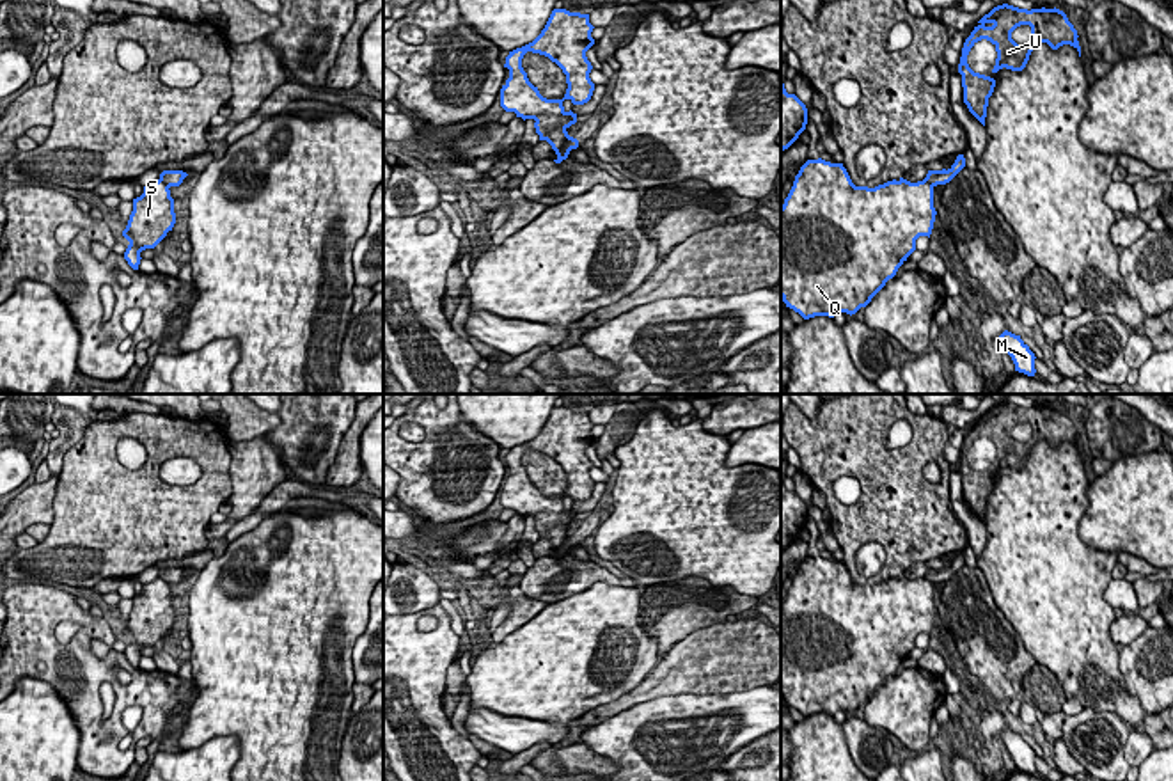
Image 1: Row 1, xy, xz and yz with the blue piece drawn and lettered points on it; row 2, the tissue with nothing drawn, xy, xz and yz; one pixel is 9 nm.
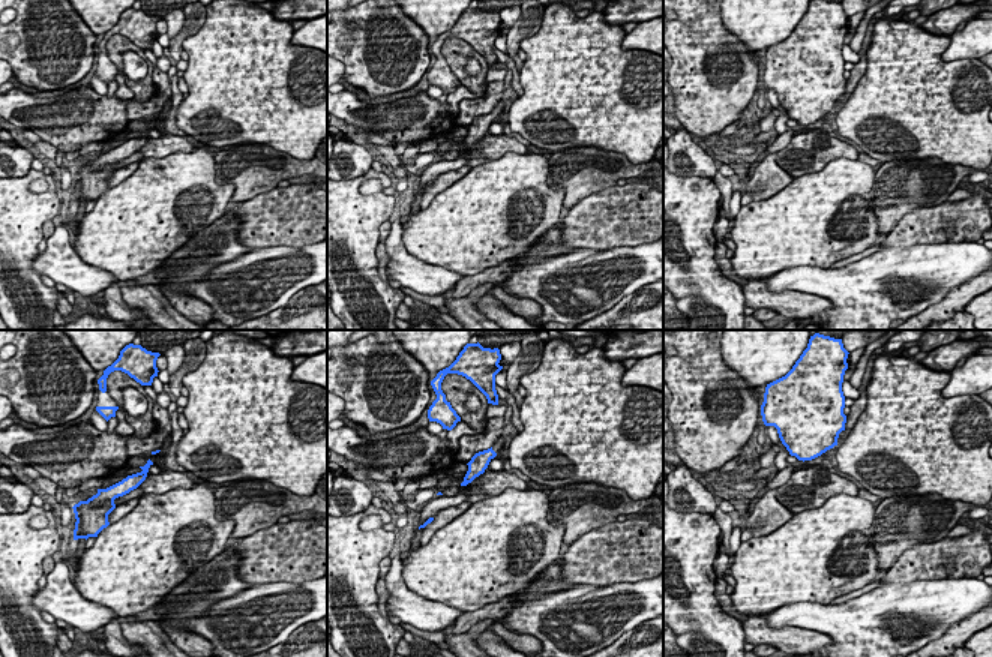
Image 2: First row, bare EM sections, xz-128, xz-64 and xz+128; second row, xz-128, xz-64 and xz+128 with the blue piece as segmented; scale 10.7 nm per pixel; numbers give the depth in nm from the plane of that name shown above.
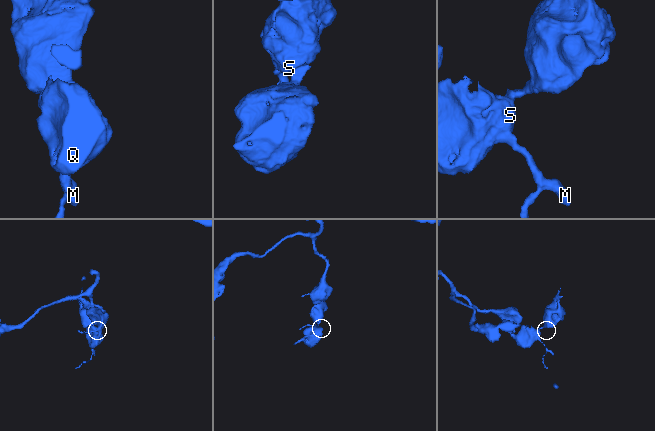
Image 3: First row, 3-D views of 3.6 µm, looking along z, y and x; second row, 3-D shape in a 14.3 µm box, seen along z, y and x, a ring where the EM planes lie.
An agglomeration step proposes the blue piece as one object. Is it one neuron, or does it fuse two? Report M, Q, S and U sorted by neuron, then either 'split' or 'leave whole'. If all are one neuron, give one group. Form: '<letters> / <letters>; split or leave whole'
M Q S / U; split

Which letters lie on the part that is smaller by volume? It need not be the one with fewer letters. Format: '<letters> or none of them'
U

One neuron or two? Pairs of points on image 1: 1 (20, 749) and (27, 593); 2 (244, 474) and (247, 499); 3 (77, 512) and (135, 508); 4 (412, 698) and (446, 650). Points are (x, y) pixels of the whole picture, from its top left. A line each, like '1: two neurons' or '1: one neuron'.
1: two neurons
2: one neuron
3: one neuron
4: one neuron

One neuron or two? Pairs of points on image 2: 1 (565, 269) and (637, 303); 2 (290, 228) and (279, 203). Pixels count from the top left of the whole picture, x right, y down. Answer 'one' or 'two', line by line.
1: two
2: one

